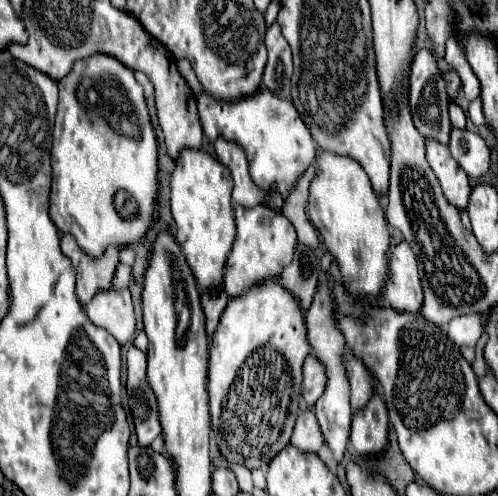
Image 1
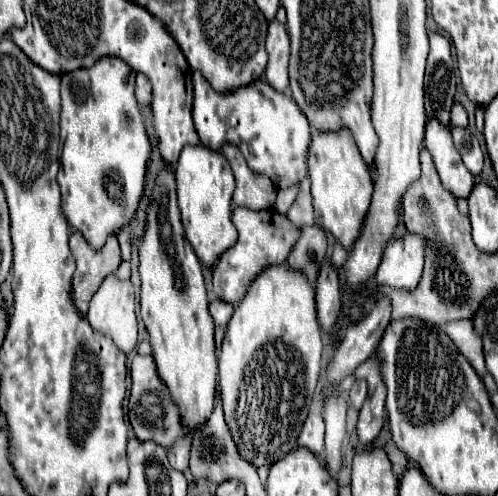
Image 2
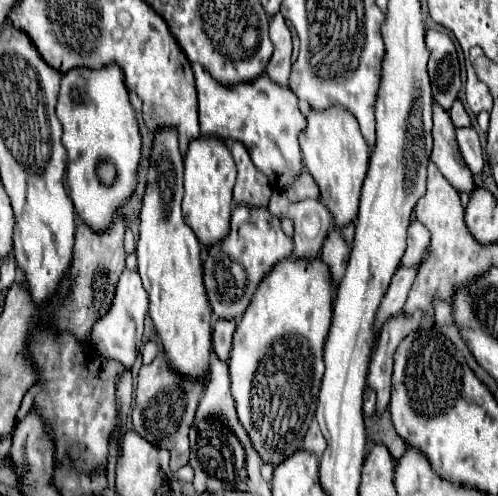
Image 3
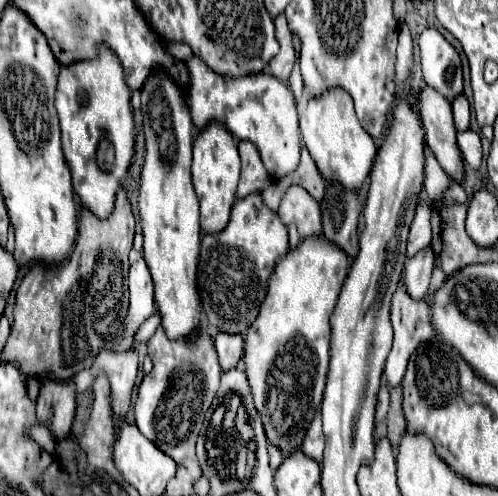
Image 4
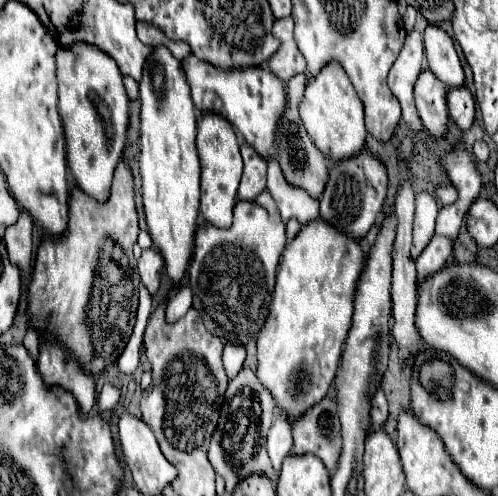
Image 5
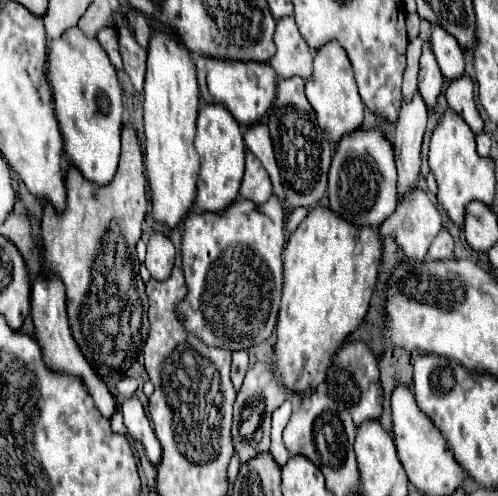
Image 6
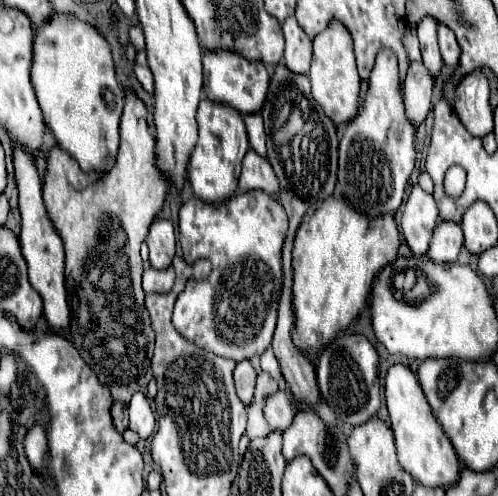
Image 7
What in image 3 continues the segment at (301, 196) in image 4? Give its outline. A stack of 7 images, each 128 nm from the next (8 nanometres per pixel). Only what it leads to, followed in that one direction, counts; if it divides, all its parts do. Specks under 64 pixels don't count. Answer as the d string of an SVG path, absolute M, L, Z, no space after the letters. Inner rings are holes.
M272 196L268 210L278 218L294 220L294 252L292 258L314 260L332 228L330 214L320 200L290 202L286 196Z

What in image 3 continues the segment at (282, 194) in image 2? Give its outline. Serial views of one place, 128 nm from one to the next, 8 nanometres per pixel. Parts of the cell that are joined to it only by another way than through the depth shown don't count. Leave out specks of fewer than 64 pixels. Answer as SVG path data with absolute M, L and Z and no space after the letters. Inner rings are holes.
M306 170L290 188L286 188L286 196L290 202L298 202L304 198L318 198L318 194L320 194L320 190L316 188L316 182L312 180L312 176Z

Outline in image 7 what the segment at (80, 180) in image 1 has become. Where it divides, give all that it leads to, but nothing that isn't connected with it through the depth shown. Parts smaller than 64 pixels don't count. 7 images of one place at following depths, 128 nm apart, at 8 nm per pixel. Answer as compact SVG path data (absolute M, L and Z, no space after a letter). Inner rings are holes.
M54 14L44 26L36 30L34 38L34 62L32 62L32 84L36 90L38 104L42 108L46 126L54 132L56 142L72 158L78 160L86 172L108 172L118 154L120 134L118 124L124 108L124 90L116 82L114 62L106 38L90 24L80 22L74 16Z

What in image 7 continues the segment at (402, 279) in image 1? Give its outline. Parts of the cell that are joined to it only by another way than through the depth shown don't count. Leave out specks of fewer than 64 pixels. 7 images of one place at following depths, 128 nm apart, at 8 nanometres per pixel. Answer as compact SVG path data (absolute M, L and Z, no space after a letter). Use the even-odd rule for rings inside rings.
M418 184L412 186L402 210L402 218L398 222L398 228L406 244L410 246L412 254L424 256L428 252L436 220L438 220L438 208L434 196L424 192Z

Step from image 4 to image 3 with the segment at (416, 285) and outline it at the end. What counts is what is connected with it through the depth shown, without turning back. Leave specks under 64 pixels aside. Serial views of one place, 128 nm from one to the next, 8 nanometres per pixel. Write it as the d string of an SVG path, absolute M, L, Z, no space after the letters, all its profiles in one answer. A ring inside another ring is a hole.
M400 268L394 276L392 276L392 282L388 284L386 288L386 294L378 306L378 312L376 312L376 332L382 330L382 326L396 314L400 314L402 306L404 306L404 300L412 288L412 282L416 278L418 270L414 268Z

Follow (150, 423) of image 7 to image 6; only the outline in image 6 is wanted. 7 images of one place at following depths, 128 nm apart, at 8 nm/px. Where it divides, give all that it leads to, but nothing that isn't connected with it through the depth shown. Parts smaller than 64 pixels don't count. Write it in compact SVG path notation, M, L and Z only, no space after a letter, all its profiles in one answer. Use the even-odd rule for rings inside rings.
M136 396L128 398L122 404L122 414L124 414L124 426L126 426L128 434L136 442L140 442L144 446L148 462L154 464L154 466L158 466L160 458L162 458L162 448L160 448L158 438L154 436L152 424L150 424L150 420L148 420L148 416L146 416L140 400Z

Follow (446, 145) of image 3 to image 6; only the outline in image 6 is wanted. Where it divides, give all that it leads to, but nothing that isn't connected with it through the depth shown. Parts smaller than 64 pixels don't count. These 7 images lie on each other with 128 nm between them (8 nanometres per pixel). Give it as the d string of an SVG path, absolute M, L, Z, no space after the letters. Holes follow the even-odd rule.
M424 44L424 52L422 52L422 58L420 58L418 92L420 92L428 110L434 110L438 96L442 92L442 86L444 86L444 78L440 76L436 58L432 56L432 48L430 48L430 44Z

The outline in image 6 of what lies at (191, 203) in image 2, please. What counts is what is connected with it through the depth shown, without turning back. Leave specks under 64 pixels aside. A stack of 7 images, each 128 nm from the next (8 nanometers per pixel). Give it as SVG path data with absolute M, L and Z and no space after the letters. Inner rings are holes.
M206 104L198 110L198 130L194 138L196 152L200 156L198 196L196 206L204 212L222 212L238 196L238 188L244 176L244 138L238 122L220 104Z

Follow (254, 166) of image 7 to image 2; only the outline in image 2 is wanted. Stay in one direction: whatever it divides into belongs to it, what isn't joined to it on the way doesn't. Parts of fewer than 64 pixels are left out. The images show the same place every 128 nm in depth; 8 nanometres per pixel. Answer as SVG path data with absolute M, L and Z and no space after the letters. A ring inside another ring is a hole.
M224 144L220 152L226 156L236 176L236 190L234 190L232 202L236 206L246 206L246 208L256 208L256 210L272 208L276 200L276 186L272 184L272 180L266 176L254 174L248 168L238 146Z

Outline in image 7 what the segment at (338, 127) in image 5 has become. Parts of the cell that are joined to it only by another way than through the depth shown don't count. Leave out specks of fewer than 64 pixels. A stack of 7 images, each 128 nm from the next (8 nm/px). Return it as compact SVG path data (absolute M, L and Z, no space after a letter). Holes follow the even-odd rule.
M332 22L324 32L314 38L314 56L310 68L312 98L322 106L324 114L334 122L334 126L350 122L360 108L360 76L356 70L356 60L352 52L352 38L340 22Z

